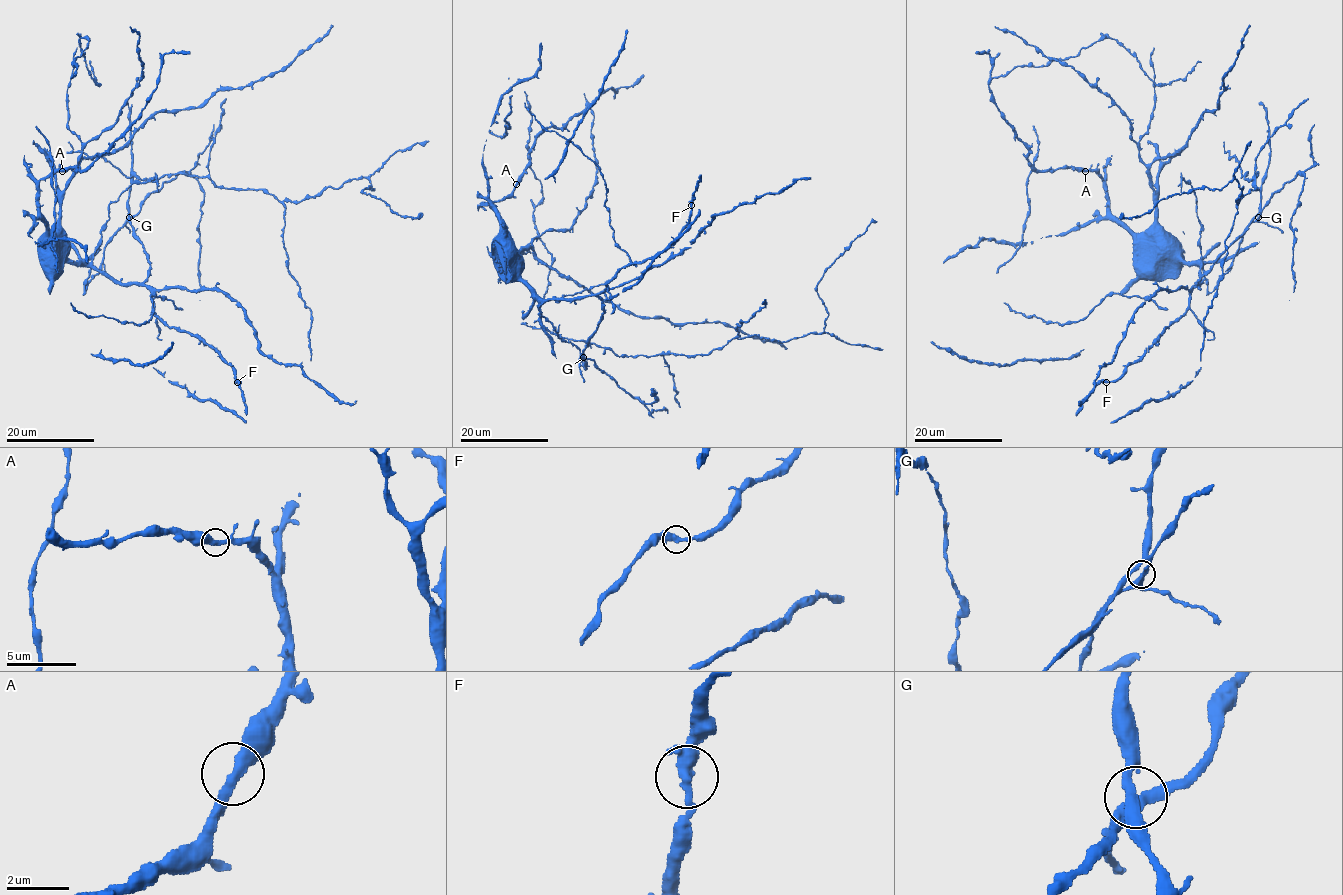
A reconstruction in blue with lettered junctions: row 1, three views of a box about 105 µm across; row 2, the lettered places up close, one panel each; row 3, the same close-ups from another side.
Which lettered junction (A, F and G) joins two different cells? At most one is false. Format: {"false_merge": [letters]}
{"false_merge": []}

